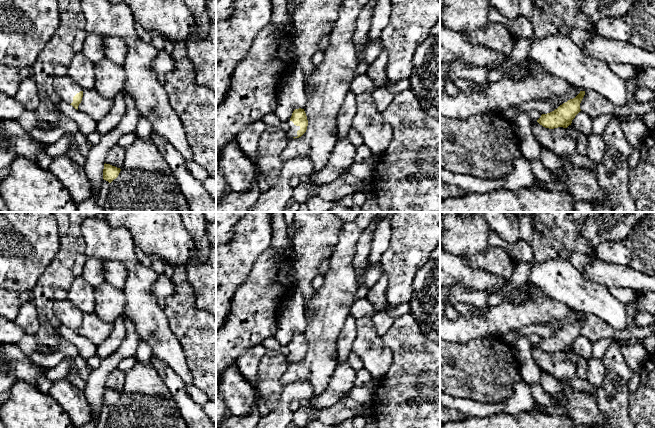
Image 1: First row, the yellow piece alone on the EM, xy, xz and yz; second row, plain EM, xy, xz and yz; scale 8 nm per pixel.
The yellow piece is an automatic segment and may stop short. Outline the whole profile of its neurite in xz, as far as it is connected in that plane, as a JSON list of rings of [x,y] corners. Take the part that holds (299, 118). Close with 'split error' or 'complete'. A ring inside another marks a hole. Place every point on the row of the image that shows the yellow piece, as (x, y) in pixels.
[[[295,109],[287,124],[289,126],[289,131],[287,132],[289,140],[301,137],[306,132],[308,126],[308,120],[304,109]]]; split error

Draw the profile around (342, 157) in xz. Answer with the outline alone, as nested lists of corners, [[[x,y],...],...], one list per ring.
[[[347,138],[337,140],[328,160],[328,164],[312,175],[312,182],[316,186],[329,184],[348,172],[350,166],[355,162],[356,146]]]

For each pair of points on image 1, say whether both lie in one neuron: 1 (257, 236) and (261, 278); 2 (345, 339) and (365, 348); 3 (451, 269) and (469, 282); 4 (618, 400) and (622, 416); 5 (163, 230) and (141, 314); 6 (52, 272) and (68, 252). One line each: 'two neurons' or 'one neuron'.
1: two neurons
2: two neurons
3: one neuron
4: one neuron
5: two neurons
6: one neuron

